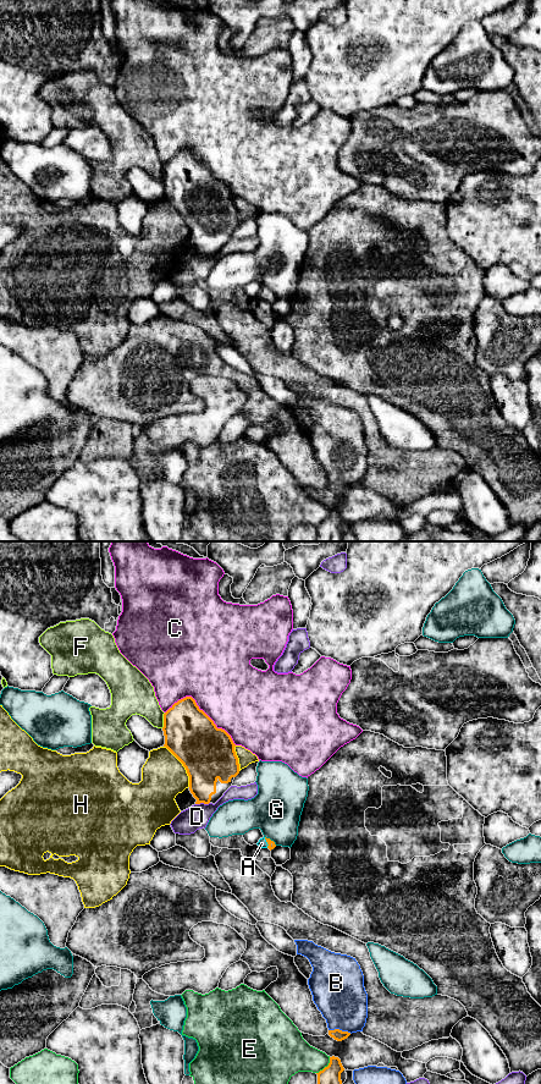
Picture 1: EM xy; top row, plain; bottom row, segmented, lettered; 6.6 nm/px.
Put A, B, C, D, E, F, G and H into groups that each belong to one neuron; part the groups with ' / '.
A / B / C / D / E / F / G / H

